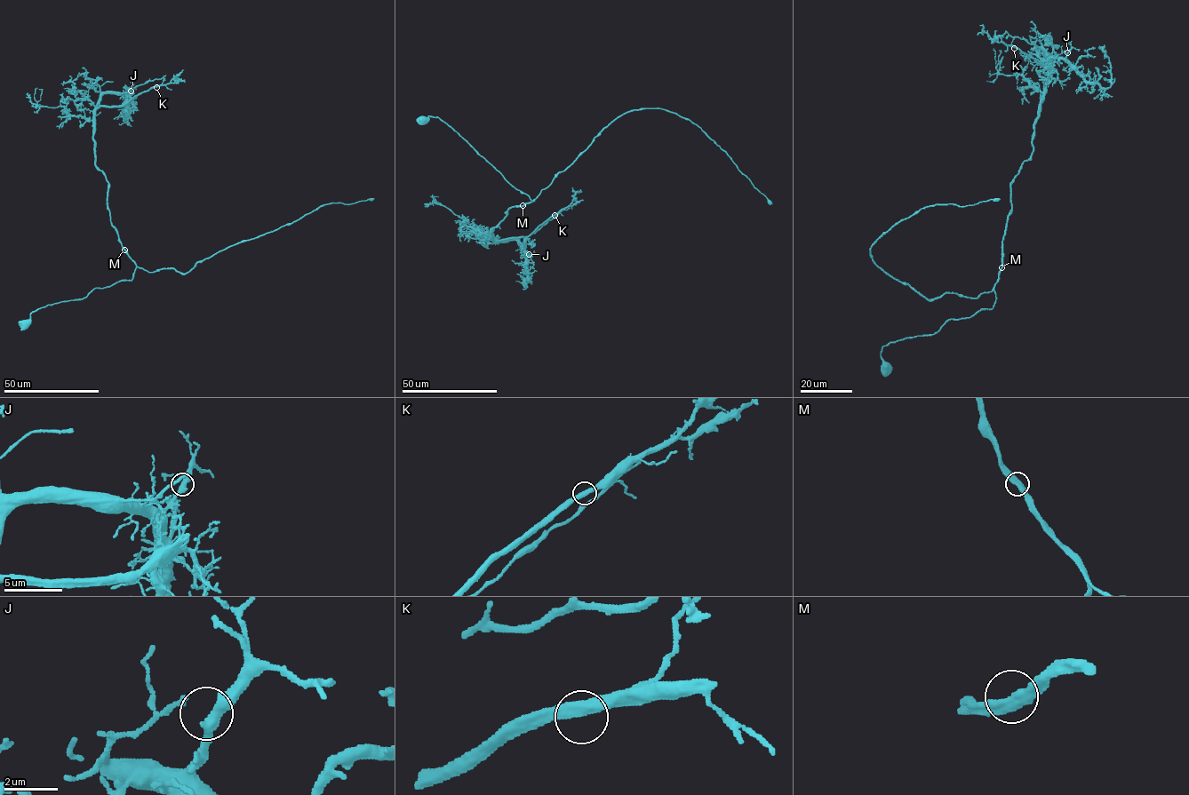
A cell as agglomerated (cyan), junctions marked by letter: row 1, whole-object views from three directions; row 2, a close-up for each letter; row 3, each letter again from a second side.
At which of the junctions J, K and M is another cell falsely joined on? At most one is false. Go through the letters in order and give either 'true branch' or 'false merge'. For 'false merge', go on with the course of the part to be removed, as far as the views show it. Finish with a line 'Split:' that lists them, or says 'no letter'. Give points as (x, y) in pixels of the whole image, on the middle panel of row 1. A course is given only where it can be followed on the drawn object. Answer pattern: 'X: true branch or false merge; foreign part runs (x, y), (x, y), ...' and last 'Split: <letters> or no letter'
J: true branch
K: true branch
M: true branch
Split: no letter

